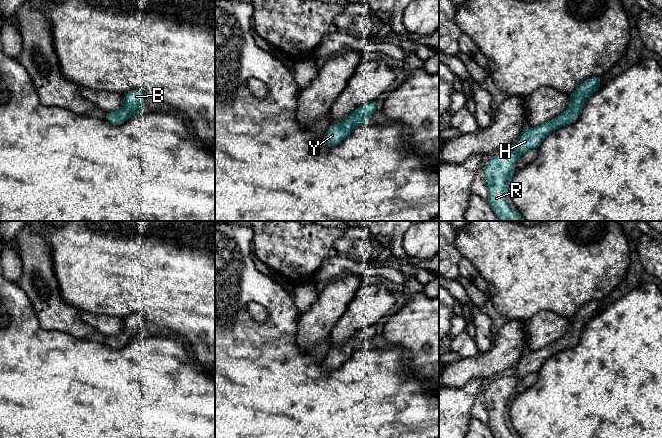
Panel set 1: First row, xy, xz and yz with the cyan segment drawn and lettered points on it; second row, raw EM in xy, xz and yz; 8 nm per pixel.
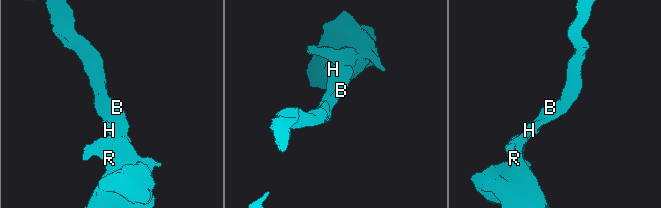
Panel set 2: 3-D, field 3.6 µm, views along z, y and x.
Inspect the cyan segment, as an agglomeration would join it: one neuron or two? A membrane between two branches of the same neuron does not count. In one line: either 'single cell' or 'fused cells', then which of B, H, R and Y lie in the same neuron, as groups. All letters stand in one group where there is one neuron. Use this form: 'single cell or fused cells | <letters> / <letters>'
single cell | B H R Y

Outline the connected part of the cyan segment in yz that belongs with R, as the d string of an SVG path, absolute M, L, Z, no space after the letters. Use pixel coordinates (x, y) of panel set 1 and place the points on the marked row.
M593 76L581 83L569 95L570 104L566 111L539 126L526 128L515 140L516 148L513 152L497 153L483 167L488 186L487 202L499 221L526 221L521 214L513 212L505 199L505 191L509 190L518 157L529 149L538 149L543 140L556 129L575 122L586 101L601 88L601 78Z

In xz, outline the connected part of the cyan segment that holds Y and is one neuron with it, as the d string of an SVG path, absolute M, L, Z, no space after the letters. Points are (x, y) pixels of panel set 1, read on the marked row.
M376 100L367 101L348 115L344 121L331 124L323 137L324 143L329 147L339 145L358 126L365 125L368 119L375 115L377 108Z

